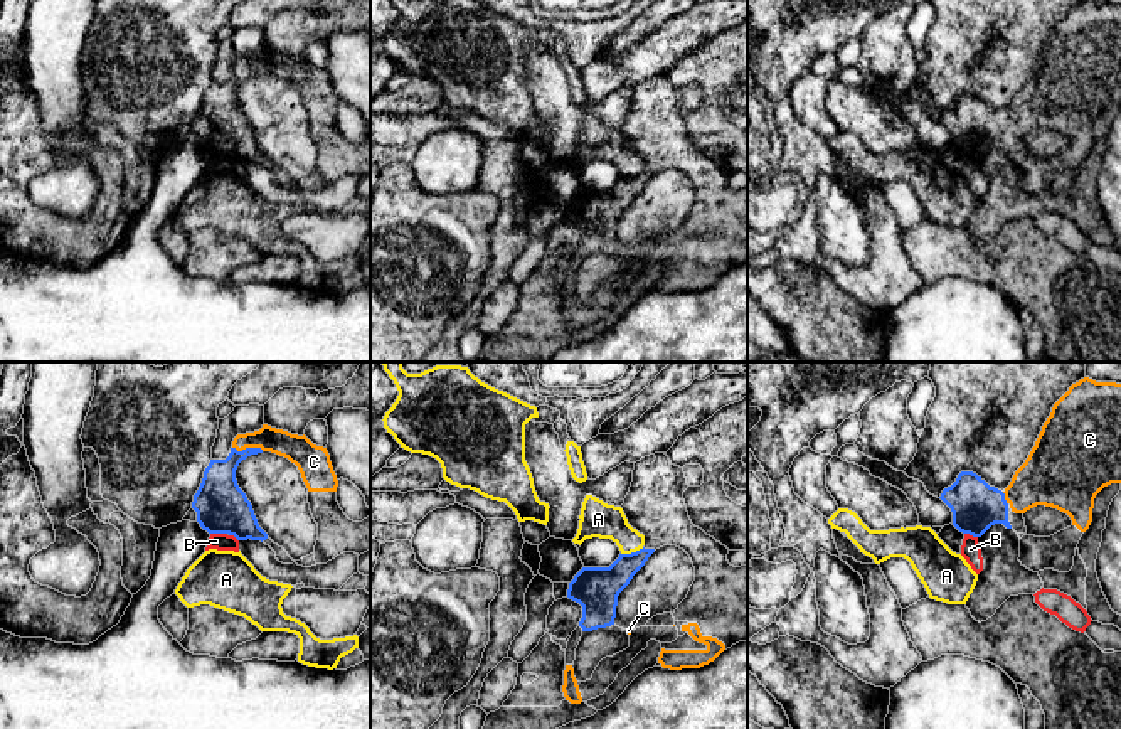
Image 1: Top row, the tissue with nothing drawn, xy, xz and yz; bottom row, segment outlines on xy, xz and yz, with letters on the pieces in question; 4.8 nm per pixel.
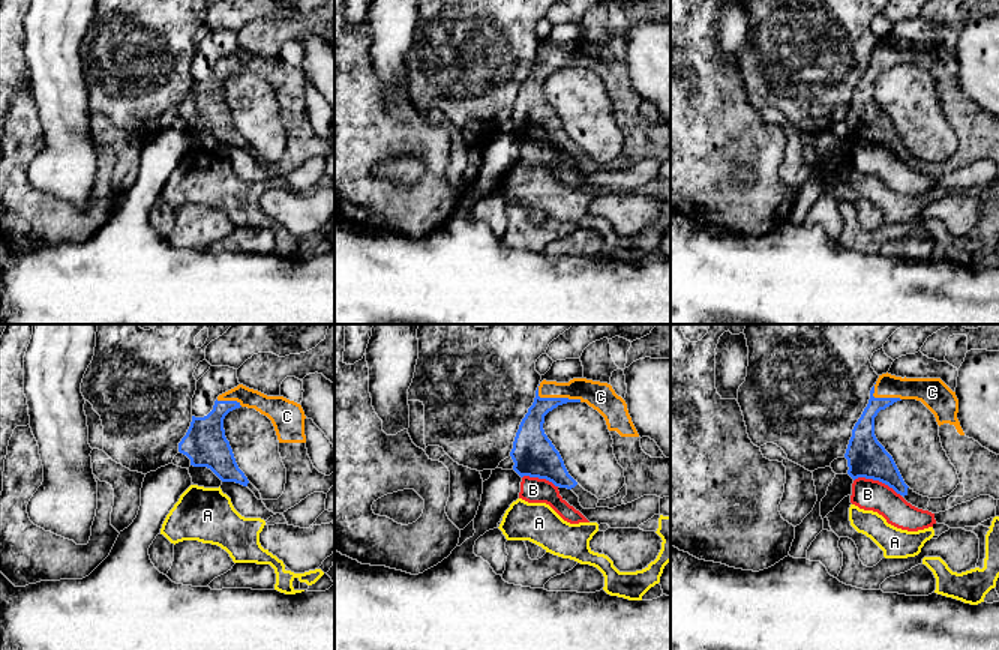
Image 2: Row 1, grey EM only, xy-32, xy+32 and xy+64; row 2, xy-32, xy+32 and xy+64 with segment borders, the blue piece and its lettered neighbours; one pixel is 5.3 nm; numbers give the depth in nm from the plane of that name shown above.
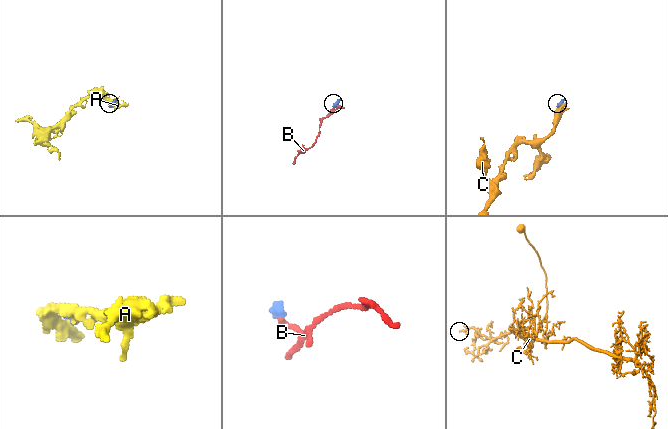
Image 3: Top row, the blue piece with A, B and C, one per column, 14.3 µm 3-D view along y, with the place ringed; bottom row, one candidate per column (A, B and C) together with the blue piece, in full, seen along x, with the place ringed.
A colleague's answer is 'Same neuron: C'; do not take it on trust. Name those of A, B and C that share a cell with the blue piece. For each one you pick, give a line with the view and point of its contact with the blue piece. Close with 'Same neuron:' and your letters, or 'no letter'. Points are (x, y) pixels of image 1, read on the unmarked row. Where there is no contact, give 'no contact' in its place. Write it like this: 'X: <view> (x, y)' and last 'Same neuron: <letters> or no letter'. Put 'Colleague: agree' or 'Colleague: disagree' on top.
Colleague: agree
C: xy (248, 71)
Same neuron: C

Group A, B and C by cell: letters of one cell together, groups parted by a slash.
A / B / C

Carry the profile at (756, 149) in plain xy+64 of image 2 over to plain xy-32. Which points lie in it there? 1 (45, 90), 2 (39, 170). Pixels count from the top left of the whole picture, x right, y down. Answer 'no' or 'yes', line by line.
1: no
2: no

